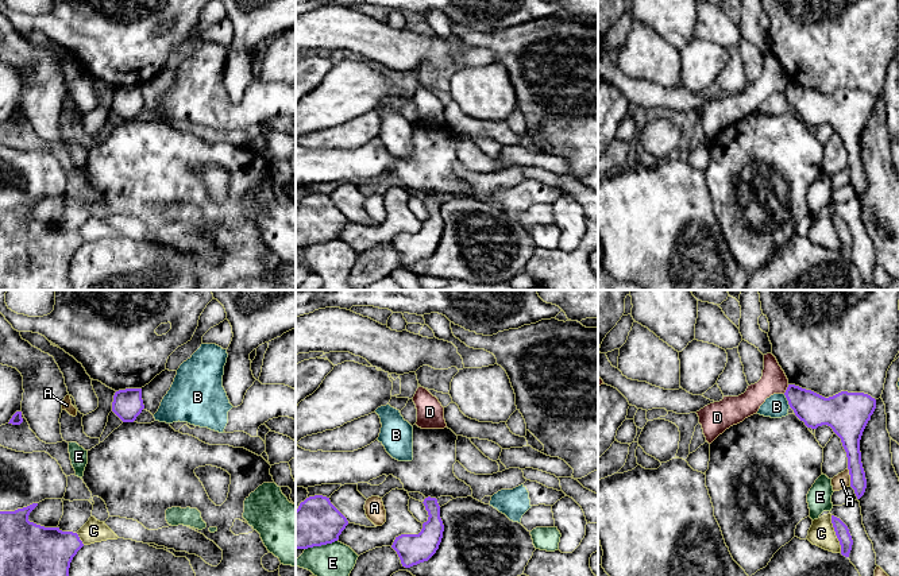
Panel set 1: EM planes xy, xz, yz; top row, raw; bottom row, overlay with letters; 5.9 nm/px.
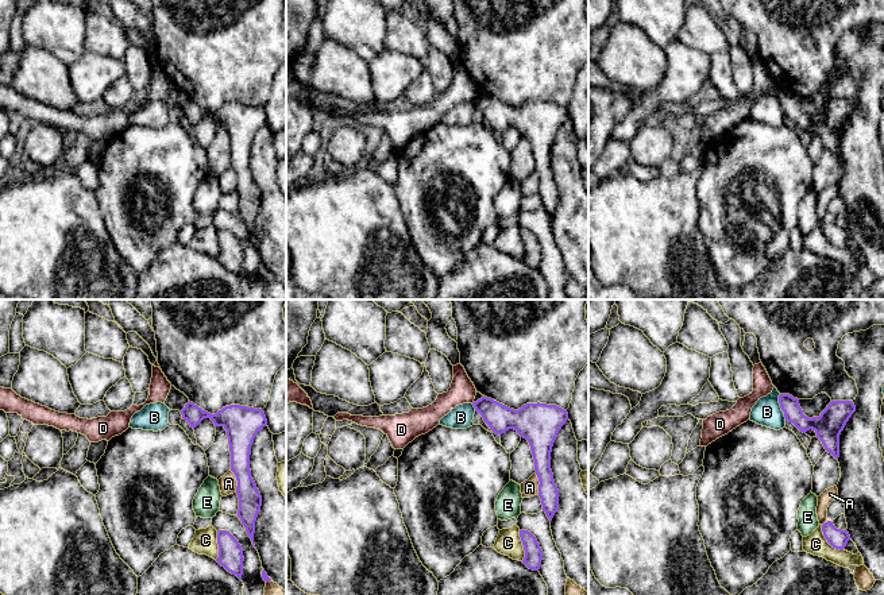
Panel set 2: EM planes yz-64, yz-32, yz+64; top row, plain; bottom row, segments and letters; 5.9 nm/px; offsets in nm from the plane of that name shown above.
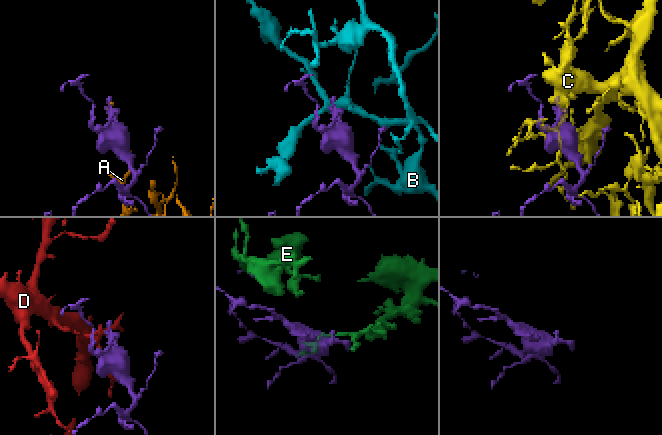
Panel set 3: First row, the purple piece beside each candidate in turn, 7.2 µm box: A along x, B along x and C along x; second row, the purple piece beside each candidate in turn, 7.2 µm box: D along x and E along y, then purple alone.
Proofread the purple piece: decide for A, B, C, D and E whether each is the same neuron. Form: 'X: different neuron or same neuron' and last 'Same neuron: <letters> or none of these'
A: different neuron
B: different neuron
C: different neuron
D: different neuron
E: different neuron
Same neuron: none of these

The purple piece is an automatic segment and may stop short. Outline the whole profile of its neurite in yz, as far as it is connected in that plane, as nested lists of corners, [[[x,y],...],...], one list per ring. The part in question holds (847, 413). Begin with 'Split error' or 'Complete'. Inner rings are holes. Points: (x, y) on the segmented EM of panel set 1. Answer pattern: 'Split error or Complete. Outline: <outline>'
Complete. Outline: [[[788,384],[784,395],[795,415],[807,428],[827,425],[841,438],[848,457],[850,487],[860,499],[867,488],[860,440],[876,409],[876,399],[864,393],[848,391],[825,398],[795,384]]]

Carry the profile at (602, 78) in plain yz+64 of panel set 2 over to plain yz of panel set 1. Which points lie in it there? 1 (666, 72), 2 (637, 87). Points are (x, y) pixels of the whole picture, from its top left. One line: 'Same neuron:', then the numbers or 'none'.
Same neuron: 2

